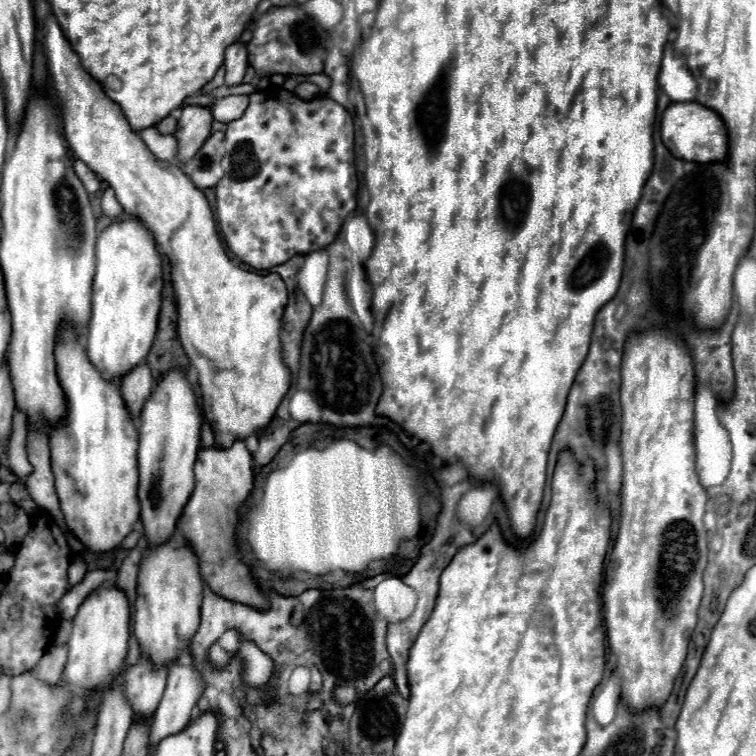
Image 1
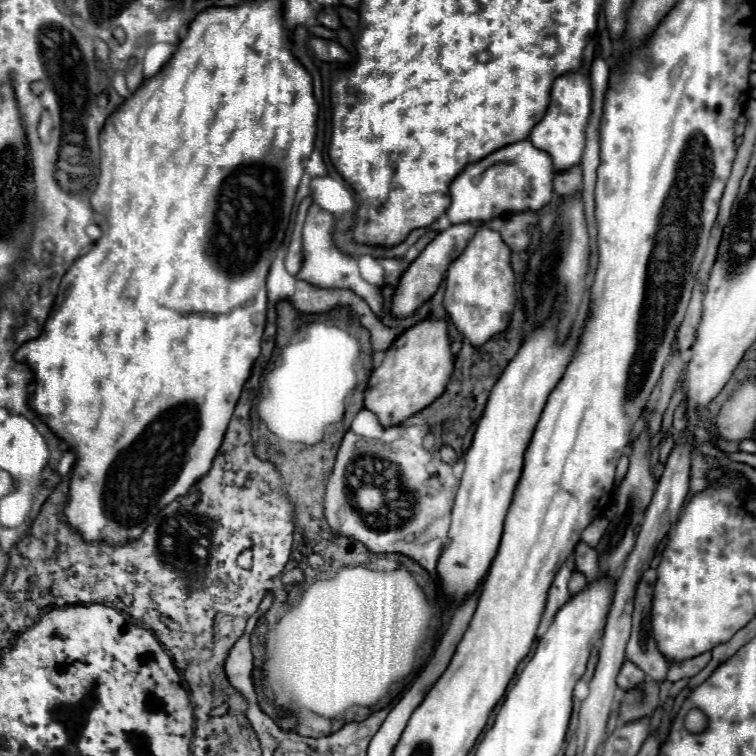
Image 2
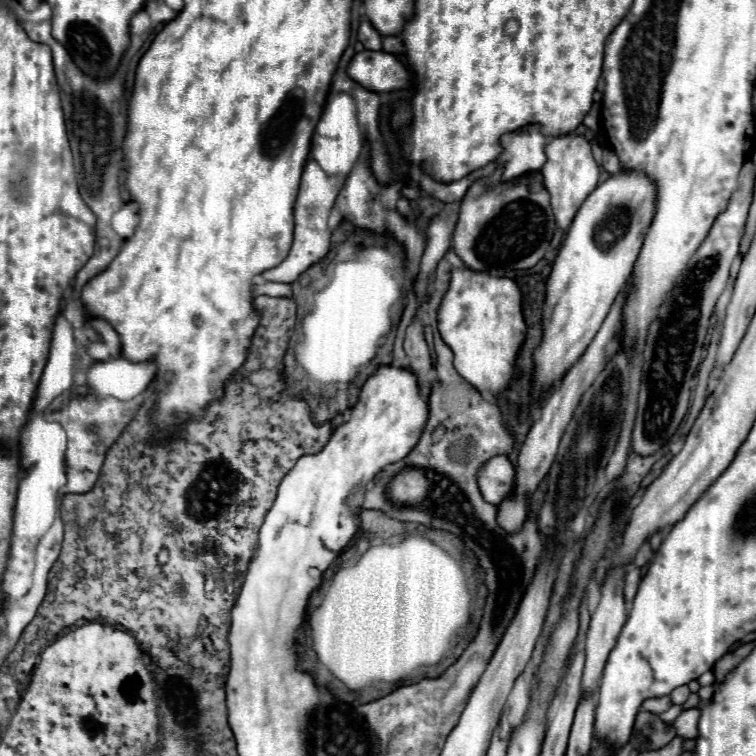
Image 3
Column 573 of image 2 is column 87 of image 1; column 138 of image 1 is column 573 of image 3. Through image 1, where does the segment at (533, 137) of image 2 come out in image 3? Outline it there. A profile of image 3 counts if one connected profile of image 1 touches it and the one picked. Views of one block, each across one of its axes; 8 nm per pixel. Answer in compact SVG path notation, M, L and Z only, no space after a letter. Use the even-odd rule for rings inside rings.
M566 136L566 138L554 138L546 146L546 164L542 166L542 176L544 176L544 186L552 196L552 210L556 216L556 224L560 230L568 230L578 208L582 206L582 200L598 186L600 178L600 168L592 156L590 144L584 136Z

